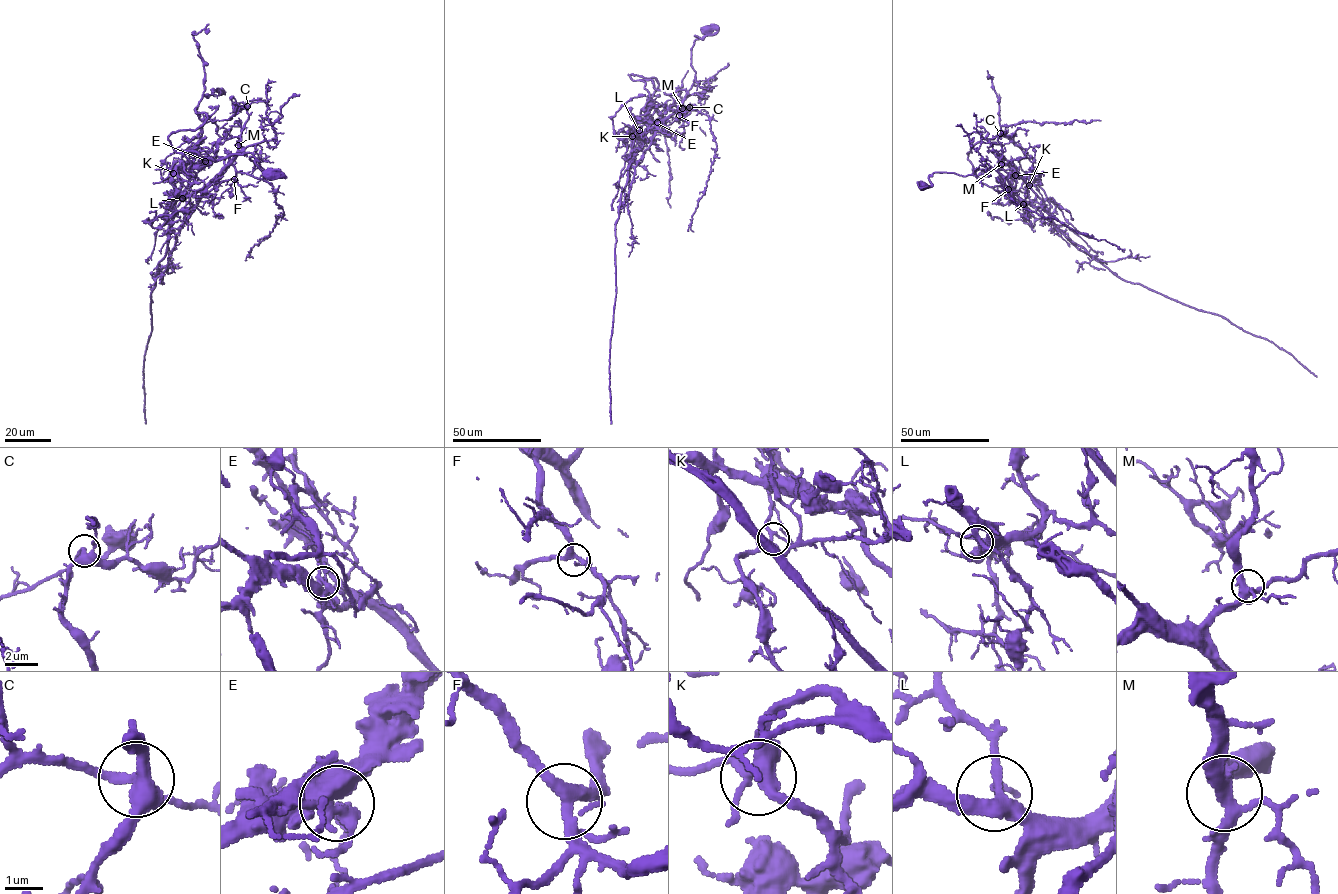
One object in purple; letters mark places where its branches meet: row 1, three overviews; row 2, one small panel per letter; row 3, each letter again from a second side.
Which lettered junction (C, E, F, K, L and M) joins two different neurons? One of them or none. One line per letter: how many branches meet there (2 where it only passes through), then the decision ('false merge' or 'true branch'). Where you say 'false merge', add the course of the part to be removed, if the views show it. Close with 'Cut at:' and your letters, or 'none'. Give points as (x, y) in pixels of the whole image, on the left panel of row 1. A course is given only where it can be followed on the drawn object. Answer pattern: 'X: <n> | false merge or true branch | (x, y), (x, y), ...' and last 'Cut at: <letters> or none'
C: 4 | true branch
E: 4 | false merge | (205, 160), (194, 163), (176, 202), (151, 292), (146, 423)
F: 5 | true branch
K: 4 | true branch
L: 4 | true branch
M: 5 | true branch
Cut at: E

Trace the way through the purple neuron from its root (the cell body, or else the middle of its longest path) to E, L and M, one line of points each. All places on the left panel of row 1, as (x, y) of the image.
E: (270, 174), (250, 159), (255, 161), (251, 153), (241, 152), (226, 164), (209, 150), (205, 160)
L: (270, 174), (262, 170), (254, 156), (250, 159), (255, 161), (251, 153), (241, 152), (202, 188), (182, 198)
M: (270, 174), (262, 170), (254, 156), (250, 159), (255, 161), (251, 153), (238, 152), (238, 145)

